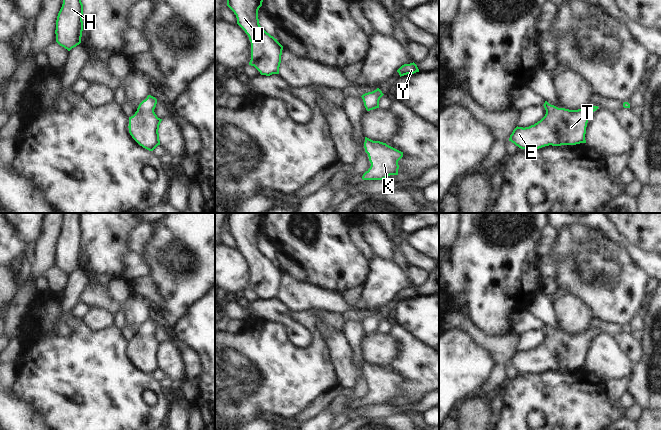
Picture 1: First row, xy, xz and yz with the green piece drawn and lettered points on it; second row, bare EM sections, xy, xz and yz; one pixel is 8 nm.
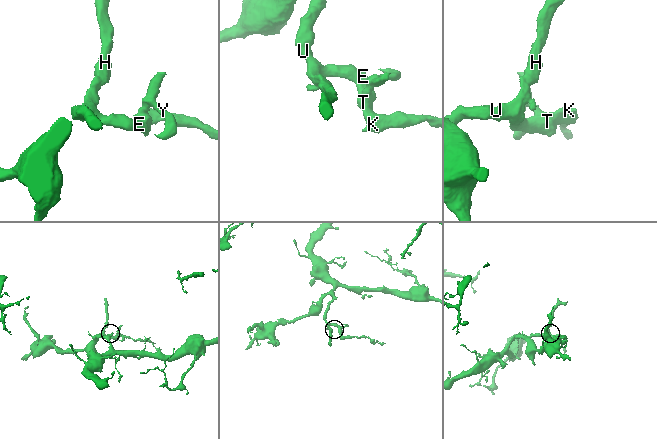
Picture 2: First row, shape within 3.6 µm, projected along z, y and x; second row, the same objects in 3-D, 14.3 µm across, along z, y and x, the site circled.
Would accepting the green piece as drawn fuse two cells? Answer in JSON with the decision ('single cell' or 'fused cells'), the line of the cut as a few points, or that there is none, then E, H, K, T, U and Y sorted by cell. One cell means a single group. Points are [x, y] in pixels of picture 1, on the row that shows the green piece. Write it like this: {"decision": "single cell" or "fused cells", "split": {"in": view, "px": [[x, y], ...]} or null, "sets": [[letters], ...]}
{"decision": "single cell", "split": null, "sets": [["E", "H", "K", "T", "U", "Y"]]}

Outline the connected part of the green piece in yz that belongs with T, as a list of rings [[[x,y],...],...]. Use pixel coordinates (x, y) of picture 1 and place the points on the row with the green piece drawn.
[[[544,103],[545,116],[529,127],[516,127],[509,141],[521,149],[586,143],[586,127],[590,115],[599,107],[569,110]]]

